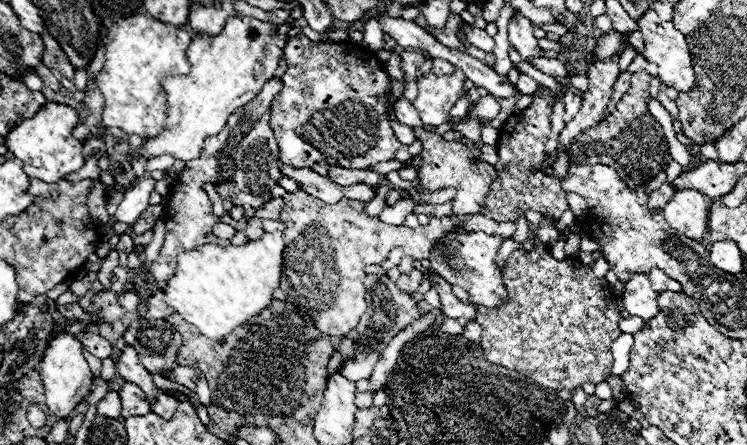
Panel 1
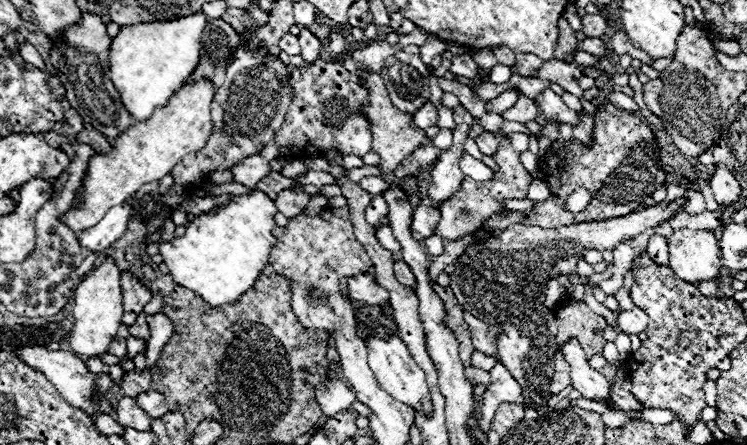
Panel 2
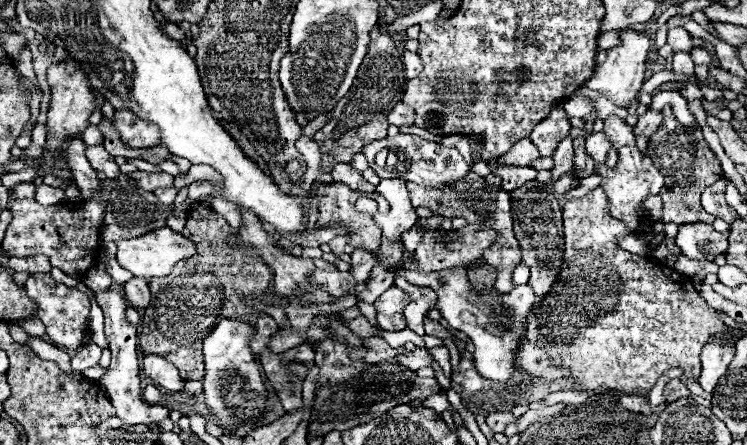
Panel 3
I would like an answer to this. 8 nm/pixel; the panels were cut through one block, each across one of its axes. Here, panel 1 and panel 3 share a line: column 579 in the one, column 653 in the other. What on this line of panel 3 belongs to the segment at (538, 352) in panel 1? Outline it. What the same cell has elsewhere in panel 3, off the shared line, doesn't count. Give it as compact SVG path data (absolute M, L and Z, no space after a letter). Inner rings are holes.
M600 186L582 198L568 200L564 204L562 214L564 214L564 260L558 280L554 282L552 290L546 294L540 306L538 346L548 352L554 366L570 370L570 378L542 382L544 378L526 378L526 372L516 368L508 382L494 382L476 374L472 354L464 352L460 360L460 372L452 376L452 380L462 384L464 390L464 394L460 394L462 404L472 414L488 416L490 412L512 410L514 406L524 404L524 400L526 402L542 400L546 394L558 390L584 392L608 386L610 390L624 394L630 394L634 390L650 392L656 380L670 368L680 368L686 378L698 380L702 368L700 366L702 346L710 340L714 332L728 328L722 320L718 320L716 310L706 304L706 300L696 290L696 284L692 284L688 276L660 264L658 260L652 262L648 256L630 254L618 246L618 238L626 238L630 230L626 228L624 222L608 214L608 200Z

